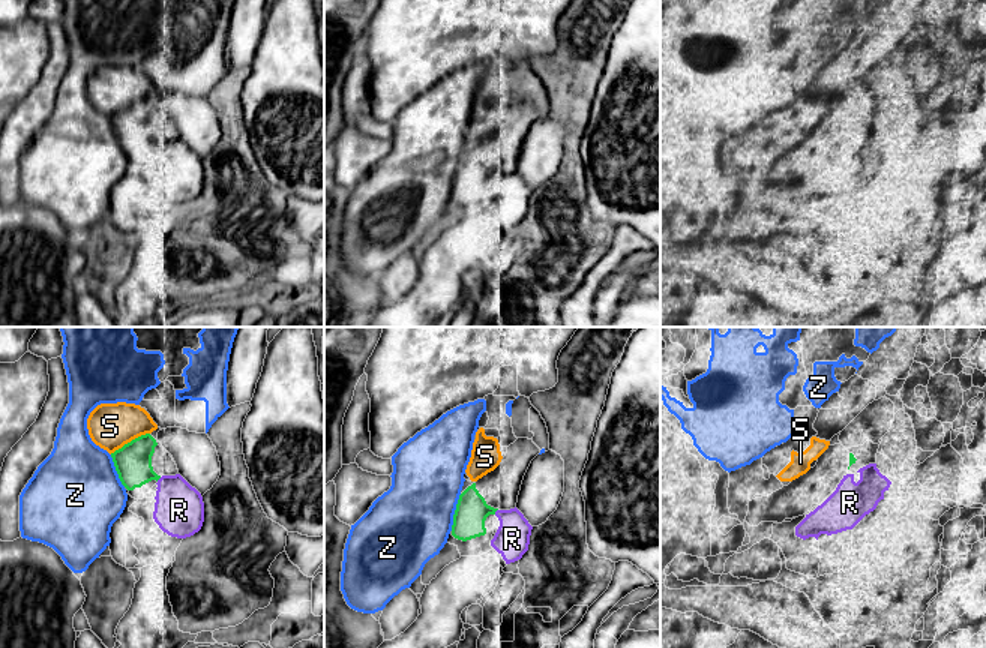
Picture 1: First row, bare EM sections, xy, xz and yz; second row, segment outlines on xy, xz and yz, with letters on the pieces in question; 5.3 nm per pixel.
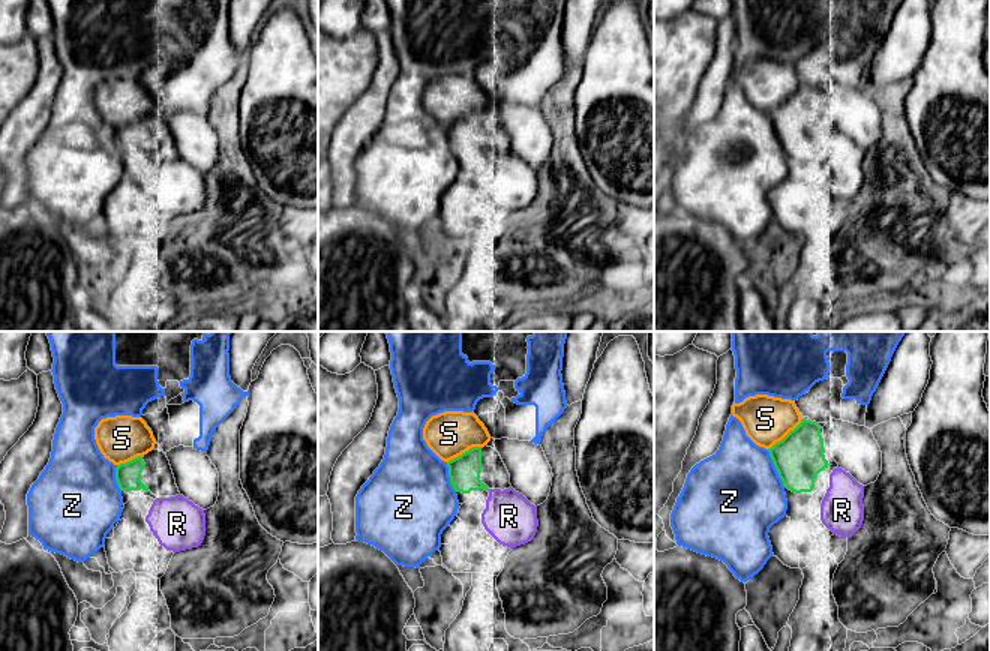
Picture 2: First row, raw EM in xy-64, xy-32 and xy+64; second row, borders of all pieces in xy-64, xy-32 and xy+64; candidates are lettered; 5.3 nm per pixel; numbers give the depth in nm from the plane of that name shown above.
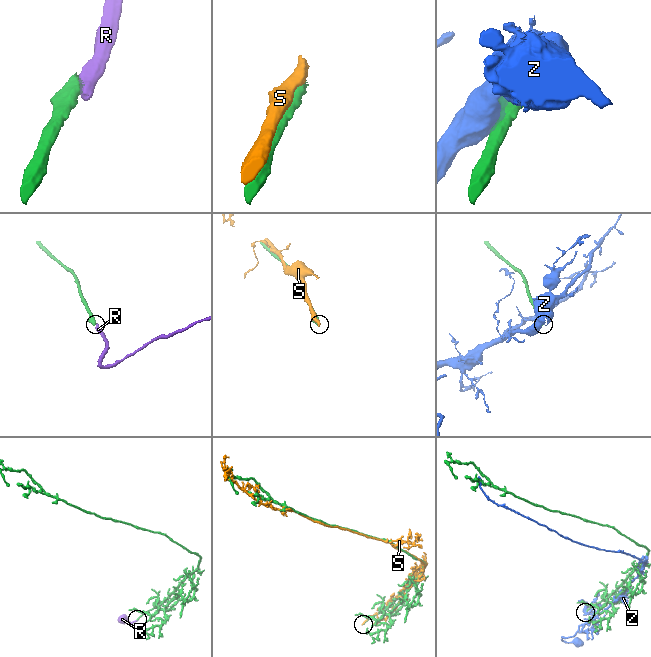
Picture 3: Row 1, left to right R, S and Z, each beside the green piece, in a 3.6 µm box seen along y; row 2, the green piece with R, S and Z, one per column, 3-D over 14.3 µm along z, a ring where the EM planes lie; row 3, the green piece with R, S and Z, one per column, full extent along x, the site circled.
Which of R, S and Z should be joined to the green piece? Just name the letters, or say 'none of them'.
R

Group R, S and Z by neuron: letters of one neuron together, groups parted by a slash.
R / S / Z

